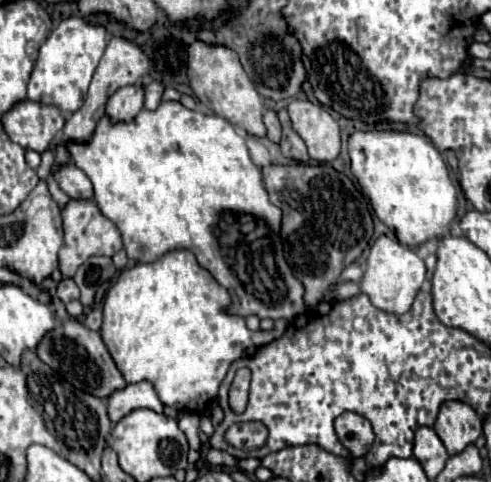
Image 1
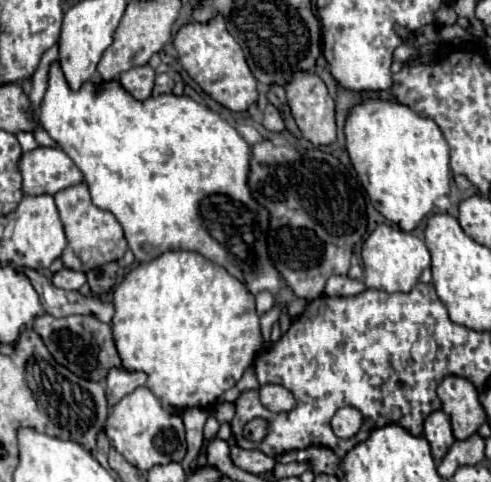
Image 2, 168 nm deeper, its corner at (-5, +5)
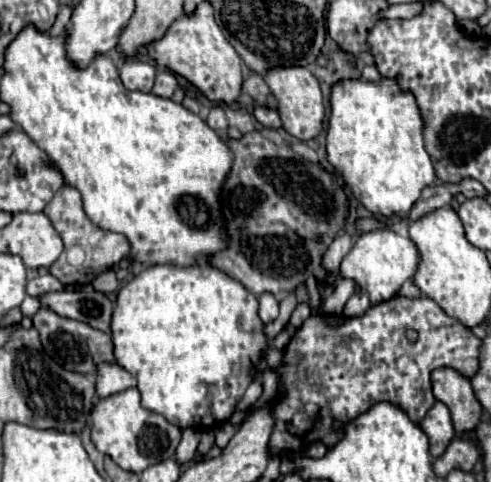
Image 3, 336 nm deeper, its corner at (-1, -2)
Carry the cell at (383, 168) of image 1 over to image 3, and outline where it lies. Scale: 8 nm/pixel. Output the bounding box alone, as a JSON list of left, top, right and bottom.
[326,79,436,217]

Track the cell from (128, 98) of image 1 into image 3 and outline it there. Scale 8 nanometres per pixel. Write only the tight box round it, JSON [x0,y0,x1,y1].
[118,59,156,93]

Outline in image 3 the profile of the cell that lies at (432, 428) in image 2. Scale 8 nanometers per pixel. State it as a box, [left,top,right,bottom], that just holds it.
[422,401,456,457]

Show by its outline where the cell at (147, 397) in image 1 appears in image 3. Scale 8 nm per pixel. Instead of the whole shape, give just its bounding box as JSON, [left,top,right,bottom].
[96,363,136,397]

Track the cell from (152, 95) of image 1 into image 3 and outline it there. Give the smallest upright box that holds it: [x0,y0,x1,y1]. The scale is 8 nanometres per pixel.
[152,71,178,97]

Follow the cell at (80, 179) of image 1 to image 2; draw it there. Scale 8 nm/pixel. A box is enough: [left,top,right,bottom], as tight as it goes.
[22,148,82,194]

